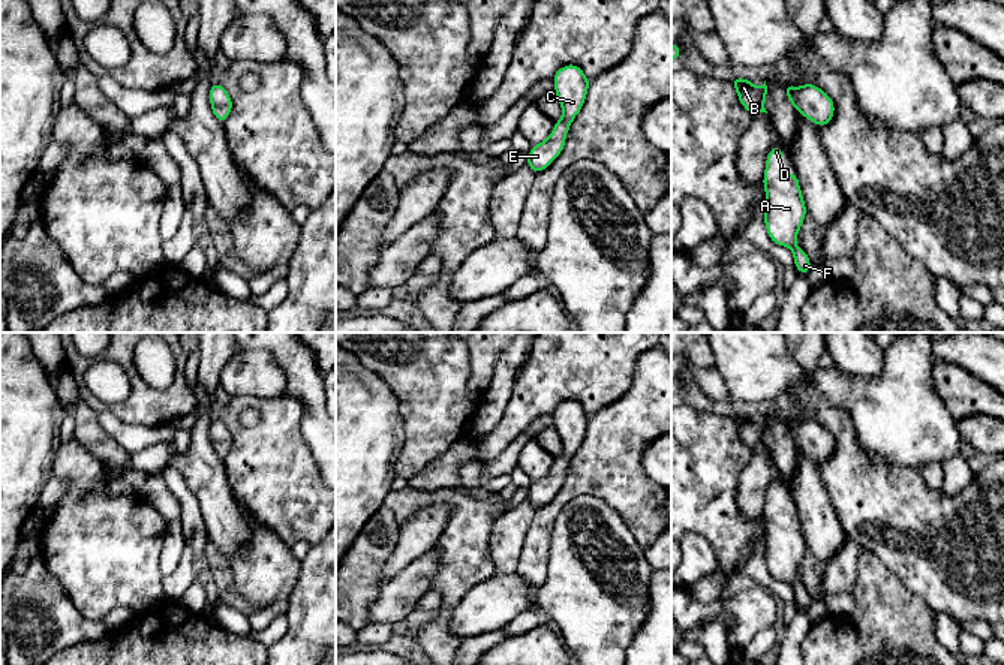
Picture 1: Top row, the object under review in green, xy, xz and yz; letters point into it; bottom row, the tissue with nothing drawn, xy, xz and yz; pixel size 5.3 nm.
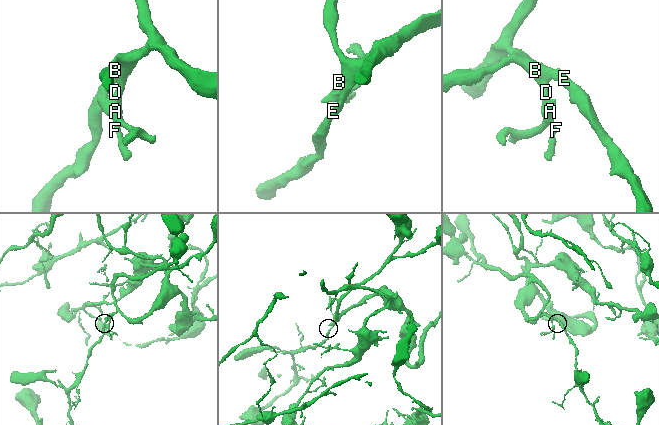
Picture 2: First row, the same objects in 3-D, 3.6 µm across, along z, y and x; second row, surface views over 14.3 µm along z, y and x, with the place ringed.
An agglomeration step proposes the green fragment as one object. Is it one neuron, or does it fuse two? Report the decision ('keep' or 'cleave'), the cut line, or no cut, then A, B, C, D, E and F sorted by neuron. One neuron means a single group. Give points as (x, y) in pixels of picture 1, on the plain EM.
keep; no cut; A B C D E F

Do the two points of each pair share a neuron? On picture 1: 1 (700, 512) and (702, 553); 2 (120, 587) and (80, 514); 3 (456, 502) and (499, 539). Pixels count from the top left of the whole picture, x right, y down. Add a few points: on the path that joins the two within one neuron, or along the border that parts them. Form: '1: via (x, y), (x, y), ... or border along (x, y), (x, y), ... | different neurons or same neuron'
1: border along (687, 532), (696, 532), (709, 544), (715, 569) | different neurons
2: via (120, 569), (90, 538), (89, 532) | same neuron
3: border along (496, 520), (490, 536), (493, 566) | different neurons

